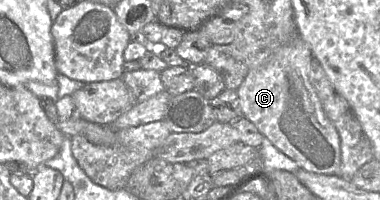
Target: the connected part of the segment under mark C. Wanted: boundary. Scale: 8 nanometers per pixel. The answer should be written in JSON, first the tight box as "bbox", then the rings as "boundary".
{"bbox":[238,36,341,175],"boundary":[[[298,36],[284,45],[264,65],[248,71],[238,87],[243,116],[249,119],[278,150],[306,171],[338,175],[341,143],[338,131],[326,116],[309,79],[310,47]]]}

